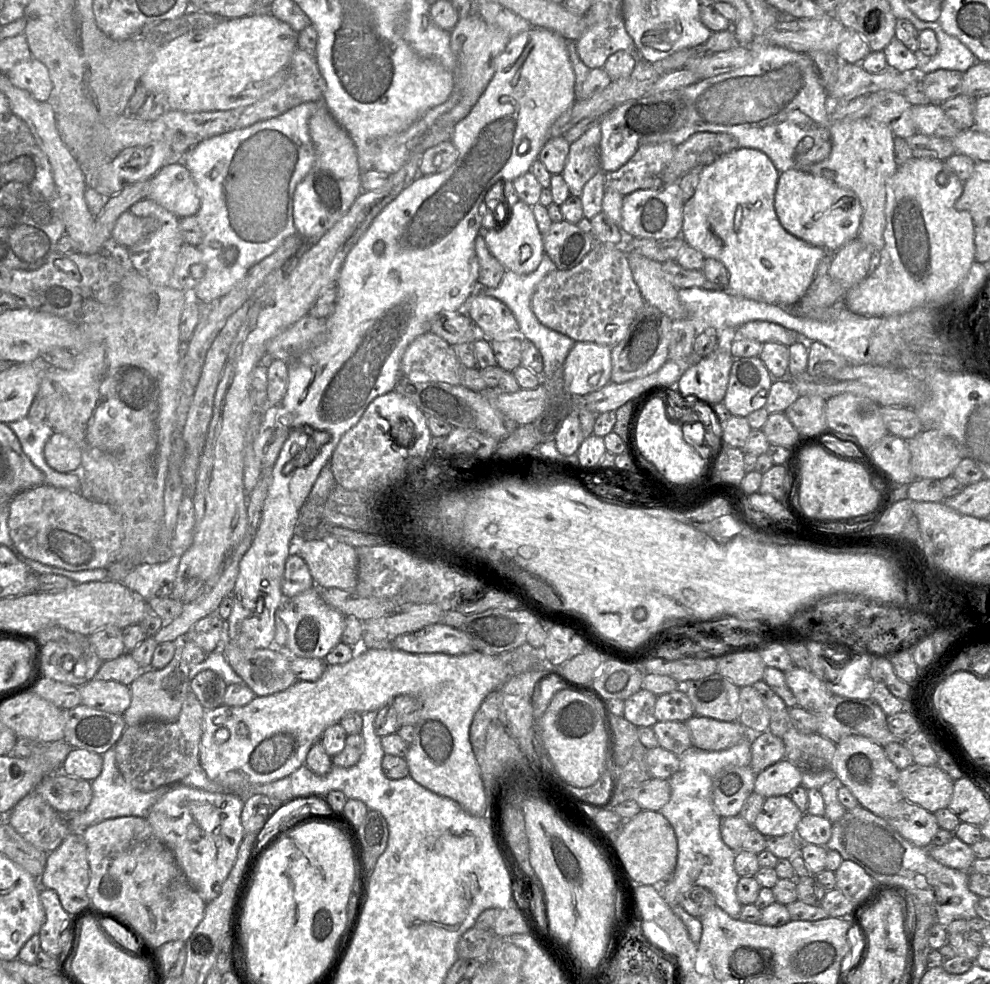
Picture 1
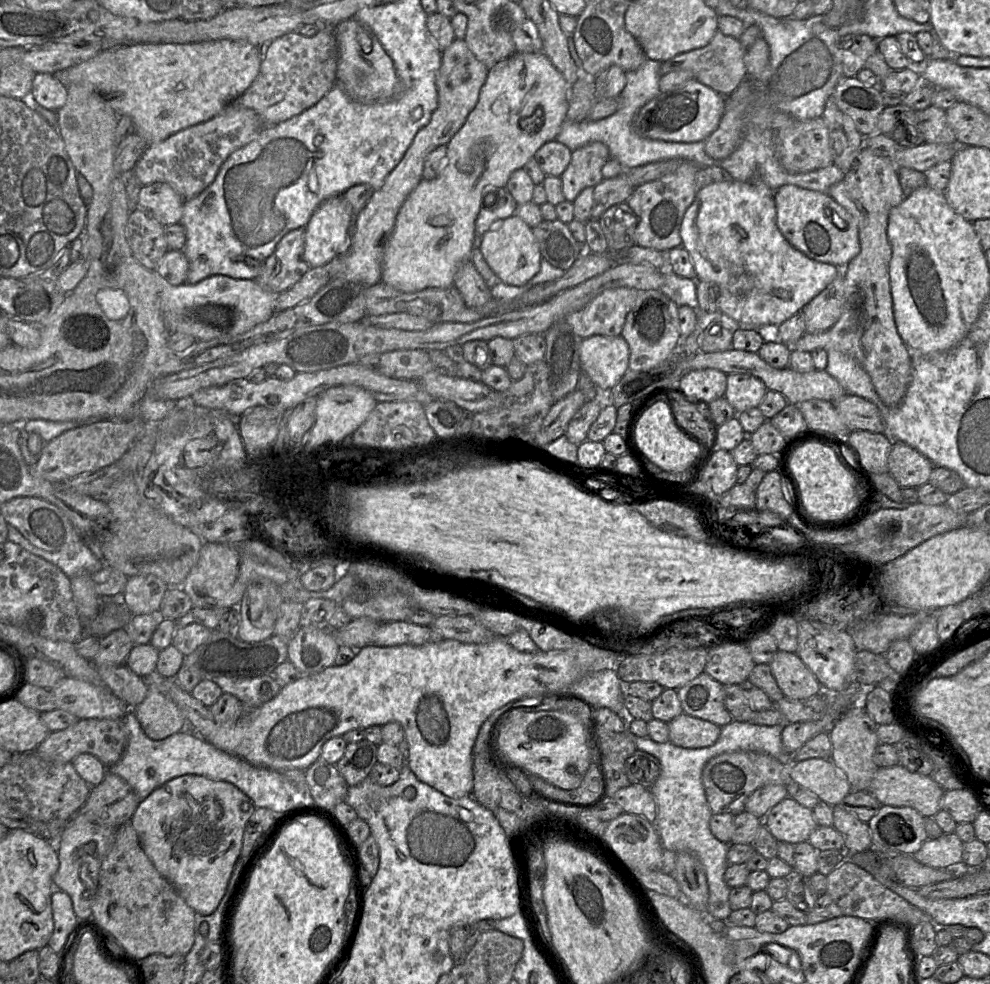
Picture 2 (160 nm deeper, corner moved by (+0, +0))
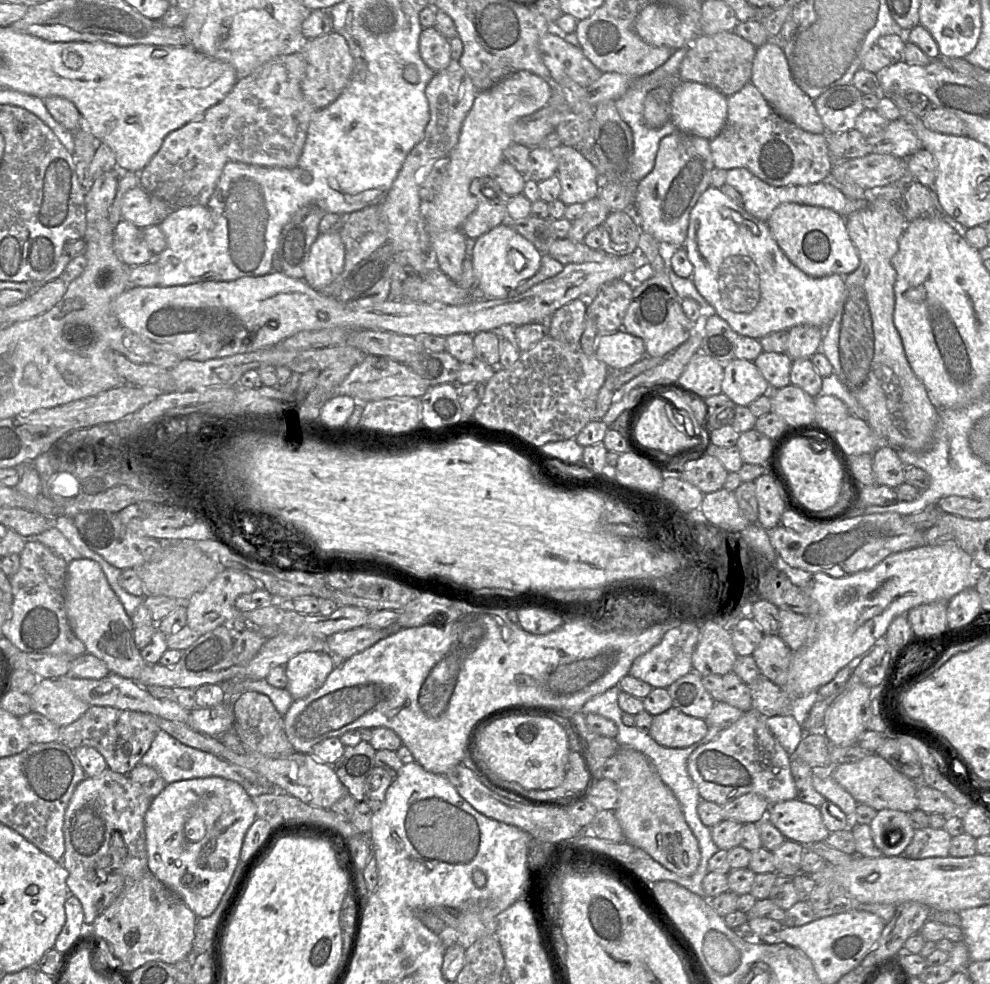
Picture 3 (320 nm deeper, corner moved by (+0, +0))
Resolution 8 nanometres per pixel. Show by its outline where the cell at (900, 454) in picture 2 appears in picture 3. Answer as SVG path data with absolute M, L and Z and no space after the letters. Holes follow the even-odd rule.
M882 446L872 453L872 469L875 483L891 488L905 482L906 466L901 461L896 449Z

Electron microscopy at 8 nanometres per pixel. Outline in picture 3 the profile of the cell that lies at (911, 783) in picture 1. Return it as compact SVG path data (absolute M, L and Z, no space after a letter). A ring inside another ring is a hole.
M871 754L857 762L833 766L828 771L858 804L868 805L876 811L893 809L911 812L917 809L916 791L919 781L911 780L903 775L877 754Z

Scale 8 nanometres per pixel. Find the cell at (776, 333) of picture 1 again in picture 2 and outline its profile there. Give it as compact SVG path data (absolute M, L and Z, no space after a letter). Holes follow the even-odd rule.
M861 148L850 170L827 193L857 221L860 252L845 266L844 304L838 321L824 331L804 333L792 349L837 350L850 356L868 373L882 402L895 407L910 384L913 353L898 334L890 291L888 217L891 209L904 200L897 167L892 159Z

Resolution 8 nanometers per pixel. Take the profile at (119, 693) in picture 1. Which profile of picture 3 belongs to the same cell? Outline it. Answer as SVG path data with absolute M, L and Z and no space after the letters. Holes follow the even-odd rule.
M59 678L40 679L30 697L32 712L40 713L60 728L73 723L90 708Z

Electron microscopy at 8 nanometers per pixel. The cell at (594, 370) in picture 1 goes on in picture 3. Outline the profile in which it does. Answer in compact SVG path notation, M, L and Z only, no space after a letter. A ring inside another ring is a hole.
M619 329L599 336L595 355L610 369L622 369L641 360L646 350L640 337Z

